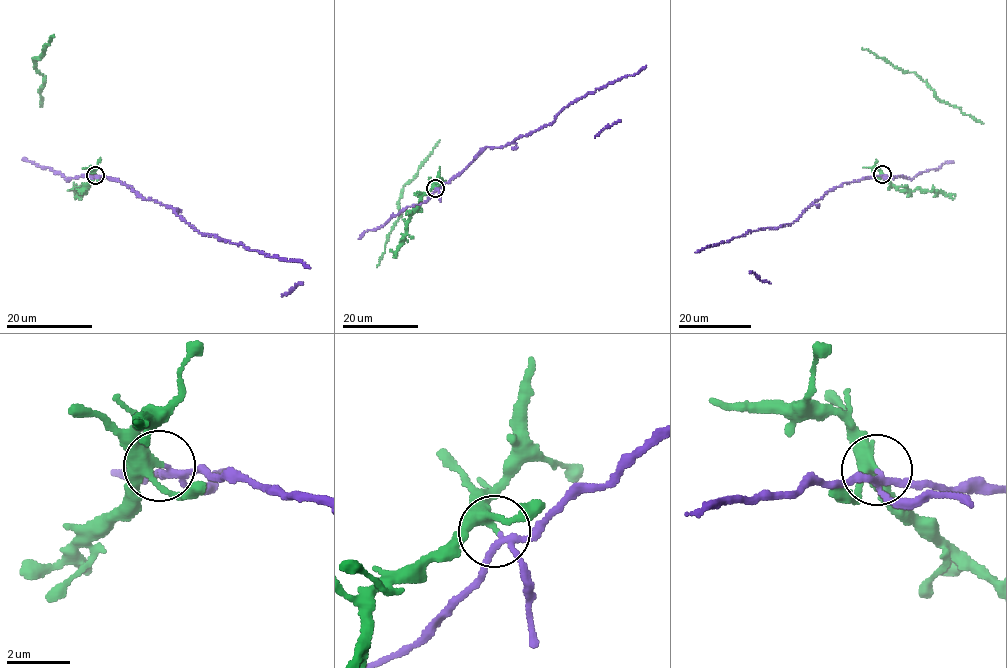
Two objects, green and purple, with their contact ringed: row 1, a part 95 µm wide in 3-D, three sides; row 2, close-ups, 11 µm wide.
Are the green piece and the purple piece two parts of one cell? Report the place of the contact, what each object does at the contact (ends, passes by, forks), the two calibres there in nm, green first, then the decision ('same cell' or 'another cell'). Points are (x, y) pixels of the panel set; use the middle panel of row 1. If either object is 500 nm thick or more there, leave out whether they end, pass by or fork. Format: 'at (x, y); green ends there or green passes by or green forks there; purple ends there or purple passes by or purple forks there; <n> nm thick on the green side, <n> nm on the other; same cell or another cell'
at (435, 188); green forks there; purple forks there; 320 nm thick on the green side, 140 nm on the other; another cell

